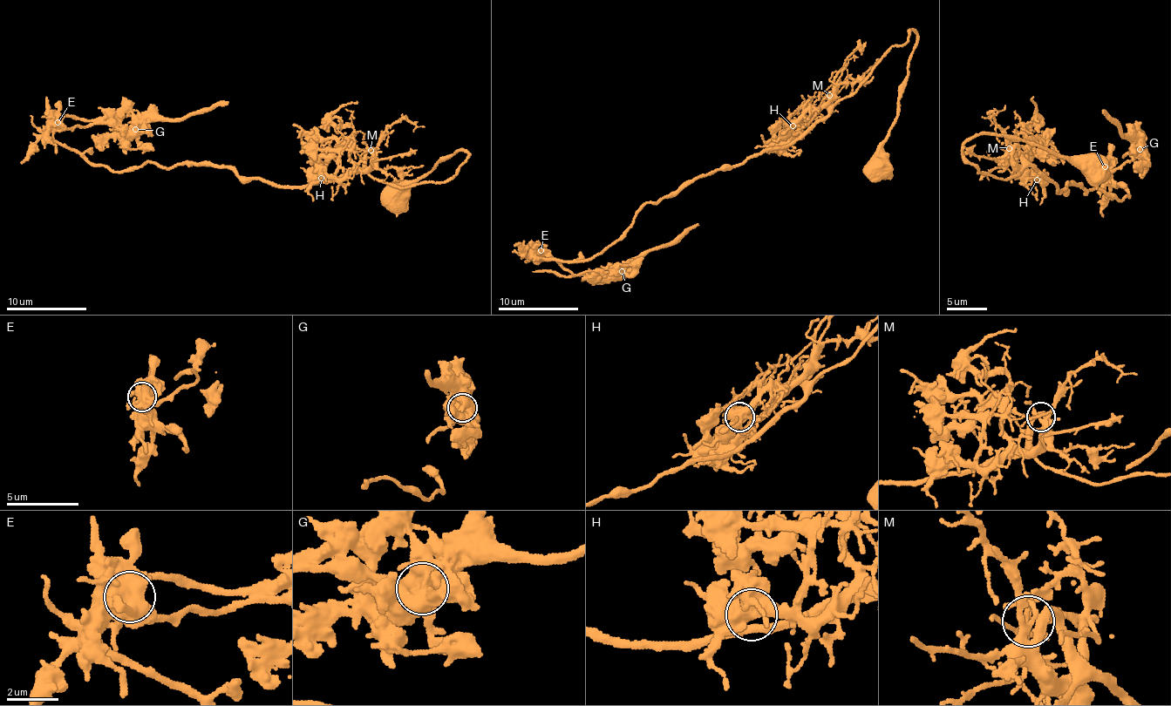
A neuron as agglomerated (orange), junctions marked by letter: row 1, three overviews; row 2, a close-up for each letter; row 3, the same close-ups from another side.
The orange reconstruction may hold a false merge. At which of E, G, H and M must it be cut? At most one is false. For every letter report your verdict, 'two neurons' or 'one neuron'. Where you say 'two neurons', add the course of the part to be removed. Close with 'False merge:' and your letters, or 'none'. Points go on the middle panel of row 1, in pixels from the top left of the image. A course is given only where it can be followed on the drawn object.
E: one neuron
G: two neurons; foreign part runs (622, 271), (627, 272), (649, 251), (676, 243), (697, 225)
H: one neuron
M: one neuron
False merge: G

